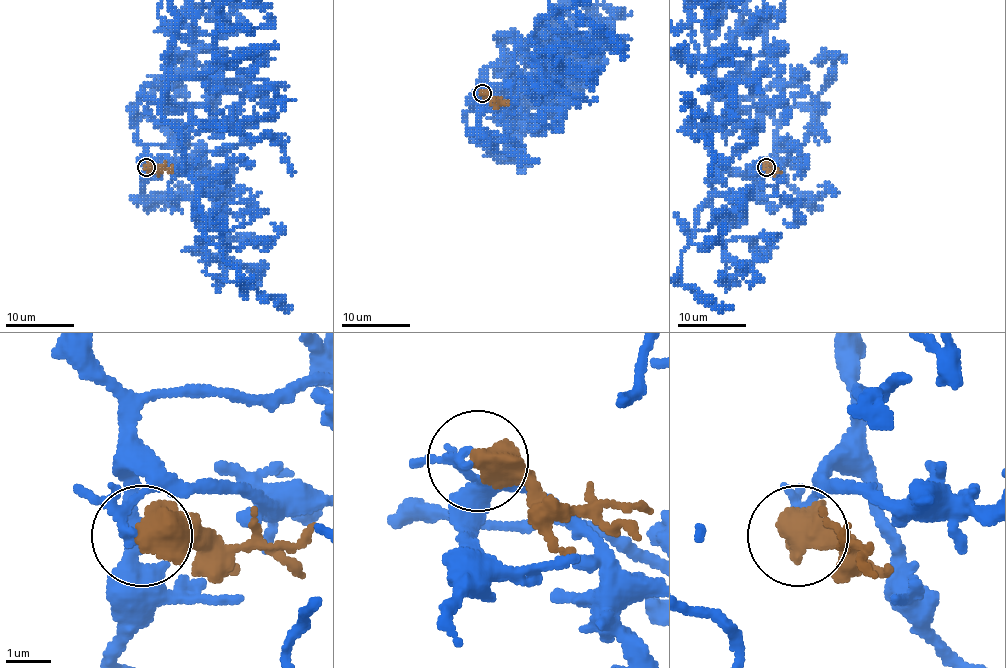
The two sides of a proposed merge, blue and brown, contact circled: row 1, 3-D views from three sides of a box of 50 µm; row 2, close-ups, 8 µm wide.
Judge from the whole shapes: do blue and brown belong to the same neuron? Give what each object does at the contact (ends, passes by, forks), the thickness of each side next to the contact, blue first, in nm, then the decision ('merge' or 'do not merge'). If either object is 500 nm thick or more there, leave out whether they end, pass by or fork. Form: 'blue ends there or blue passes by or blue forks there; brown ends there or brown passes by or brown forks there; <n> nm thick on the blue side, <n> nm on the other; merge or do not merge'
170 nm thick on the blue side, 700 nm on the other; merge

